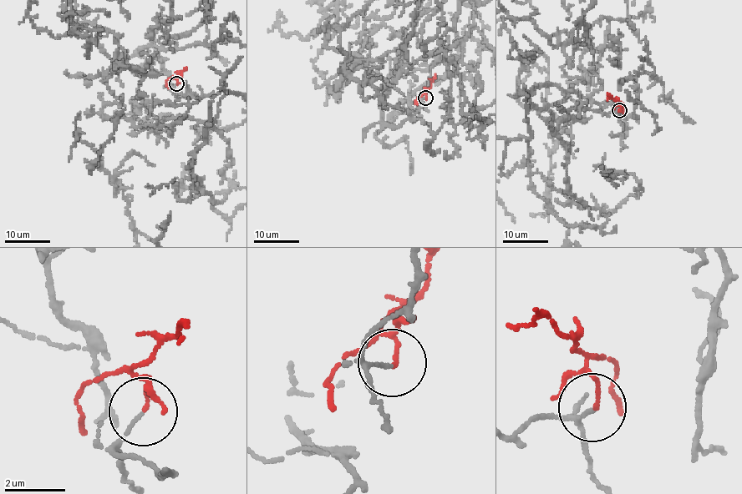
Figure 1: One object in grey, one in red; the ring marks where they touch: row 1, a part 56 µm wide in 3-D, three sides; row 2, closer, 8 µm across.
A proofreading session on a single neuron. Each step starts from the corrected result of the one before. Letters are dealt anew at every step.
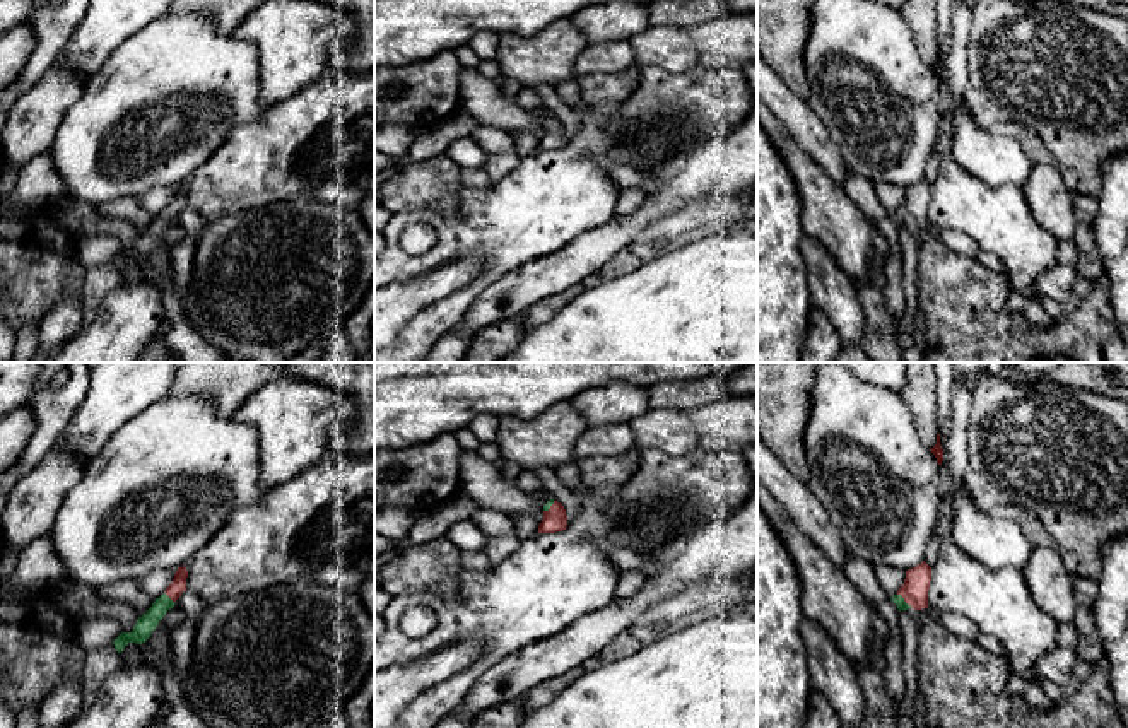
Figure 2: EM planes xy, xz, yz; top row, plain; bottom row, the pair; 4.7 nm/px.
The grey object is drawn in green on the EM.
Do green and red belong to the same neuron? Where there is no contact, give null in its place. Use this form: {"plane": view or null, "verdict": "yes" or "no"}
{"plane": "yz", "verdict": "yes"}

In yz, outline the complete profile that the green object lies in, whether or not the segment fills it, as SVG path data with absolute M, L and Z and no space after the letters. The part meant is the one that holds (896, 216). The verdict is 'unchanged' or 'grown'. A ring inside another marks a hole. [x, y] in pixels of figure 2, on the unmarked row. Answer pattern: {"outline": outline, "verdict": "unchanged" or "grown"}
{"outline": "M923 178L913 186L906 188L904 202L892 214L892 219L897 222L899 229L914 226L928 226L928 207L931 198L931 185Z", "verdict": "grown"}

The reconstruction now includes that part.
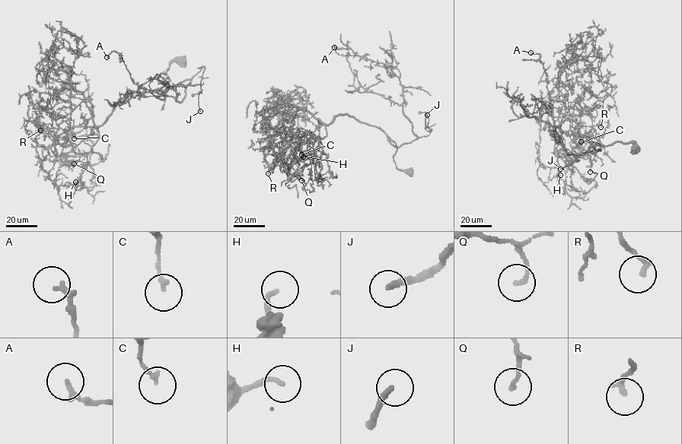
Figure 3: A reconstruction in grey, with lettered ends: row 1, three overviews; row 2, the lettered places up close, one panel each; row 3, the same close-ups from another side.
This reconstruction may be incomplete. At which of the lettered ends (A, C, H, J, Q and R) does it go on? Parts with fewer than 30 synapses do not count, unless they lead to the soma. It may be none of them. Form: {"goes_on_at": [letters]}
{"goes_on_at": ["H", "J"]}

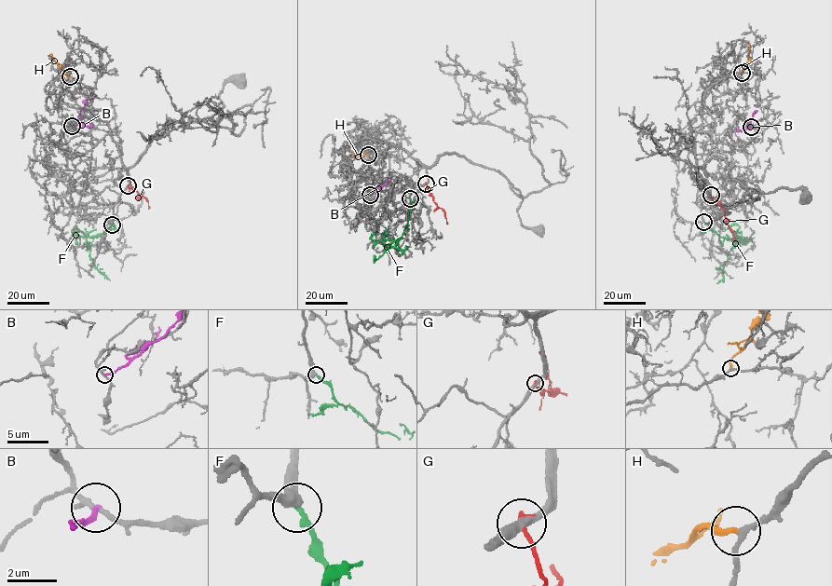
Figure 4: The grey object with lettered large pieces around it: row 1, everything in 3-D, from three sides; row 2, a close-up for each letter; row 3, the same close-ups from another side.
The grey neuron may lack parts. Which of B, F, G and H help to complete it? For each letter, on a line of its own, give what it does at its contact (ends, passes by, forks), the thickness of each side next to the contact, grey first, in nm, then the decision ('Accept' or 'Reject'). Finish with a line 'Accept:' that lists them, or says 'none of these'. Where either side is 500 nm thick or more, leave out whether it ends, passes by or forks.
B: It ends there. Thickness 180 nm (grey) against 190 nm. Reject
F: It ends there. Thickness 400 nm (grey) against 240 nm. Accept
G: It ends there. Thickness 320 nm (grey) against 170 nm. Reject
H: It ends there. Thickness 200 nm (grey) against 240 nm. Accept
Accept: F, H

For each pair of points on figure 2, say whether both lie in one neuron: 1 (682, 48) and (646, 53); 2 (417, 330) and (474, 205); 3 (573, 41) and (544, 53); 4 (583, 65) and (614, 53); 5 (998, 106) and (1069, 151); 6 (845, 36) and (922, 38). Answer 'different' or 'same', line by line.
1: same
2: same
3: same
4: same
5: same
6: different

